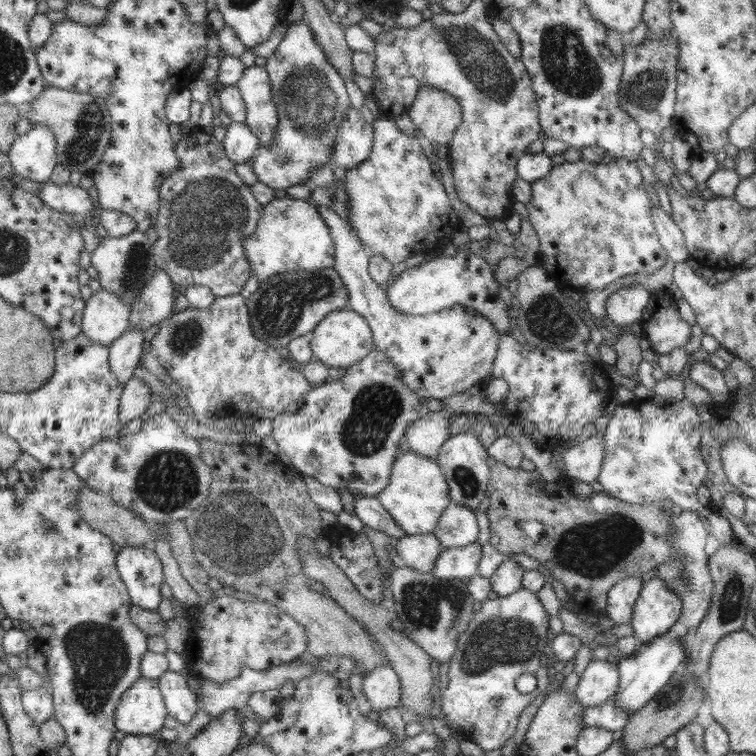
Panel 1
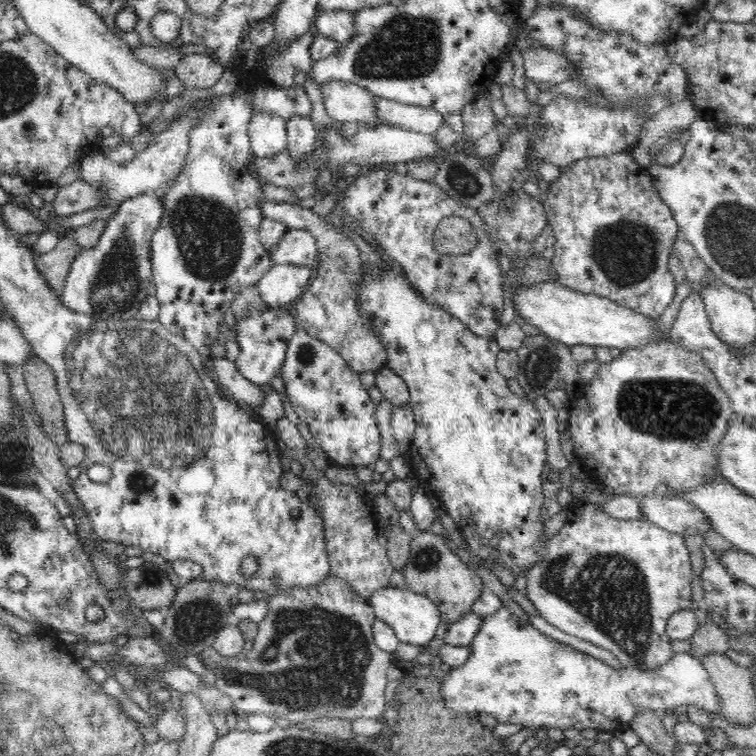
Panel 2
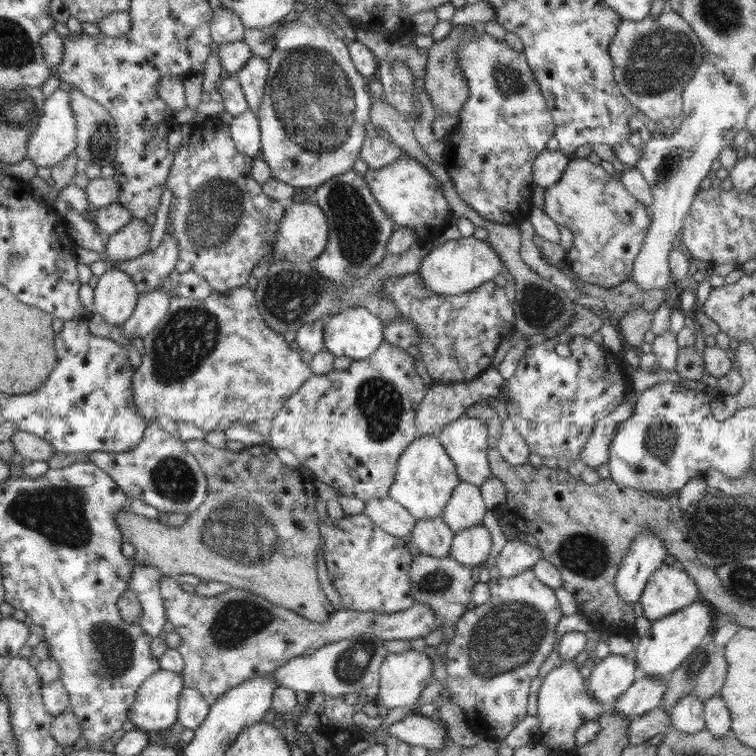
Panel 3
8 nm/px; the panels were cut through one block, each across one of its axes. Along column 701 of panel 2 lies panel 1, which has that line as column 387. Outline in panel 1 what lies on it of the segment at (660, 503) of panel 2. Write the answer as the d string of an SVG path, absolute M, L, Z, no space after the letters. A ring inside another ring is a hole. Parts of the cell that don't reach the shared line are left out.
M365 497L355 500L354 512L356 517L367 528L385 532L388 536L400 539L404 534L404 529L396 523L390 512L382 506L376 497Z

